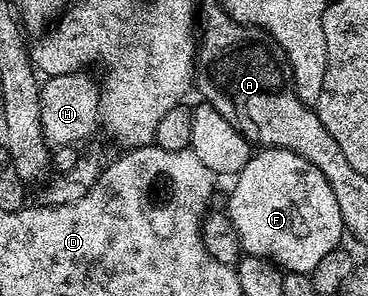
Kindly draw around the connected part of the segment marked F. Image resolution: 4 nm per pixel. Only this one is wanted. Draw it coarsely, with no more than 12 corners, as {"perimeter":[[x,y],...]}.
{"perimeter":[[262,147],[232,184],[242,253],[311,274],[346,235],[335,190]]}

